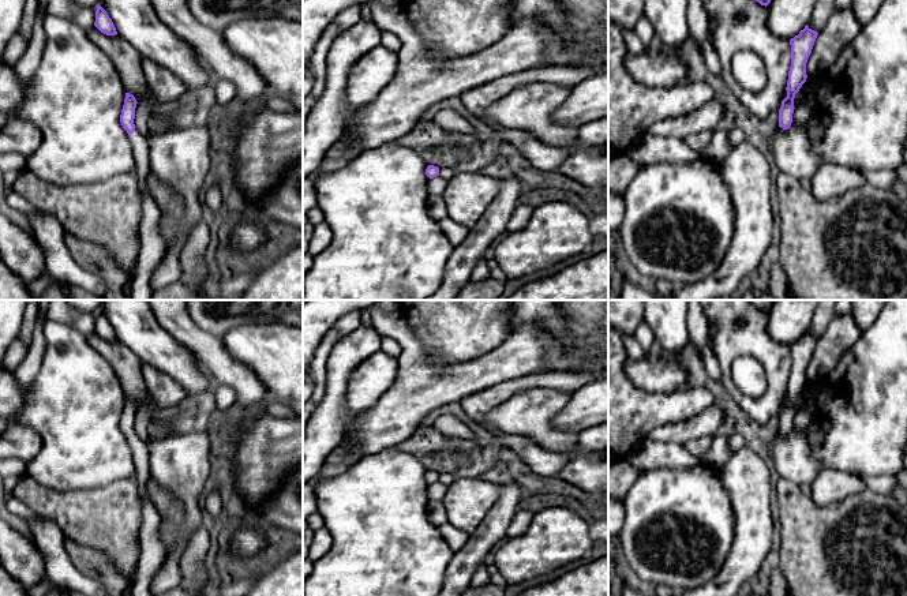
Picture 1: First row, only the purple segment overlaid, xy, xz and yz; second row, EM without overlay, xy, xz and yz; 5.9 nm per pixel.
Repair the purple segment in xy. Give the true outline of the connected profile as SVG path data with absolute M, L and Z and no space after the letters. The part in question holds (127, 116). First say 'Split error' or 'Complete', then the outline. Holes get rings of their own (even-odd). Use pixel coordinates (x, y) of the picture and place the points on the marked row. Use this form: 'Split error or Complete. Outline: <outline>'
Split error. Outline: M125 93L120 115L120 123L127 131L132 145L136 165L135 176L139 183L143 206L143 215L139 228L140 250L128 300L151 300L153 288L150 286L150 277L154 267L164 256L166 245L160 229L161 211L147 188L147 176L150 173L147 140L135 130L134 124L136 104L135 97Z

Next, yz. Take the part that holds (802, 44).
Complete. Outline: M807 25L798 35L790 40L791 45L791 67L787 80L787 97L782 101L779 109L779 127L788 130L792 123L794 98L802 85L806 82L806 63L812 53L814 41L818 33L812 30Z

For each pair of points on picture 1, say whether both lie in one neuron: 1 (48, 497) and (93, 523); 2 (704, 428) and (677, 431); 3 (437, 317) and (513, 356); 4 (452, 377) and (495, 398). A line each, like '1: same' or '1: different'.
1: same
2: same
3: different
4: different

